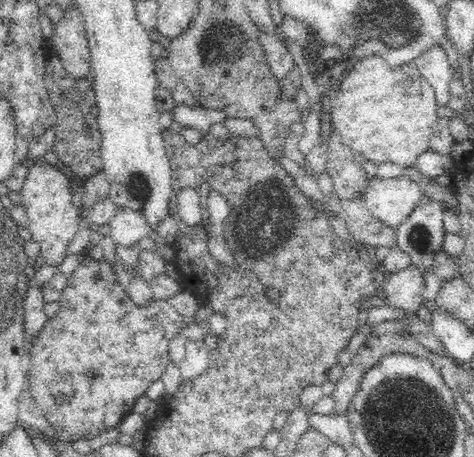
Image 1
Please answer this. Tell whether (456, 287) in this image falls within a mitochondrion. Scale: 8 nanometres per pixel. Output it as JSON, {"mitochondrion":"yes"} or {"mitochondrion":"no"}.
{"mitochondrion":"no"}

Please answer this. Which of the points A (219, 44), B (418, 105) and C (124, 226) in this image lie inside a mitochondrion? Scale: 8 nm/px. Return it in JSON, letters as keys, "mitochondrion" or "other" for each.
{"A":"mitochondrion","B":"other","C":"other"}

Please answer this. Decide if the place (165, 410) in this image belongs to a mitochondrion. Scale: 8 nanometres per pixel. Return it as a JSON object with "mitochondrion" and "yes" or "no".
{"mitochondrion":"no"}

